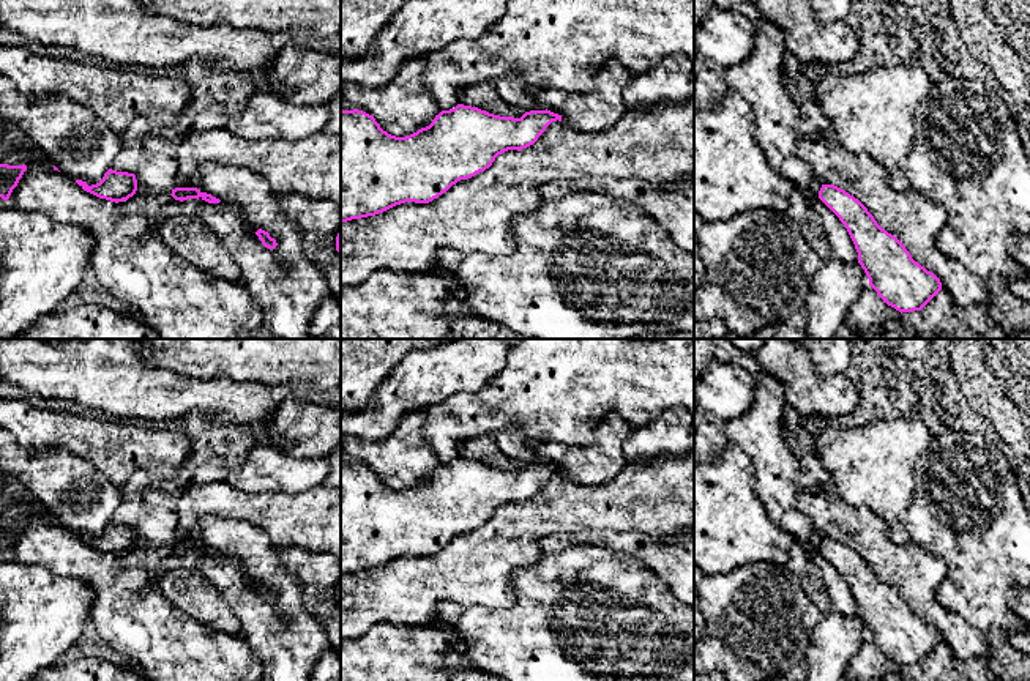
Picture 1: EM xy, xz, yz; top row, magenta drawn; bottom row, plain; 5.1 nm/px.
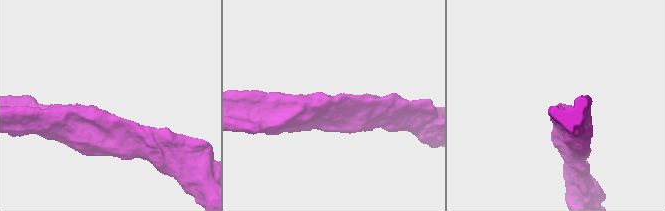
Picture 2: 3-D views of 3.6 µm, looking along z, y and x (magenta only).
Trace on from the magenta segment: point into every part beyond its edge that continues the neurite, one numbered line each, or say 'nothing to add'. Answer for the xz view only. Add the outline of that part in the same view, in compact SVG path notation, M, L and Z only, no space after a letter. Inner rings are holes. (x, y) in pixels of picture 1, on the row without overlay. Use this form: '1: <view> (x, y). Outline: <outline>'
nothing to add

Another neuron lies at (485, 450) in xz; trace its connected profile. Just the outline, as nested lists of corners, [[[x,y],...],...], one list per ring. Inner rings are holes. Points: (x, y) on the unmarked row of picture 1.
[[[494,435],[464,438],[457,443],[459,457],[478,460],[494,468],[521,471],[525,463],[508,457],[497,446]]]

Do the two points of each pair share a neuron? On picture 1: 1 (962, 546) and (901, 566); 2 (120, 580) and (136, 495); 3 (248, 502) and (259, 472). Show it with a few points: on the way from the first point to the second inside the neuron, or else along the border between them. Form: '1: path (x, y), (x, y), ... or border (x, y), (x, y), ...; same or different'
1: border (909, 538), (945, 568), (936, 593); different
2: border (115, 557), (122, 563), (144, 568), (155, 585); different
3: border (224, 480), (246, 491), (289, 494); different

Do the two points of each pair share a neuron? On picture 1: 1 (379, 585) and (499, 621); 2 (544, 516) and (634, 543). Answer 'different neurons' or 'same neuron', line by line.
1: different neurons
2: different neurons

